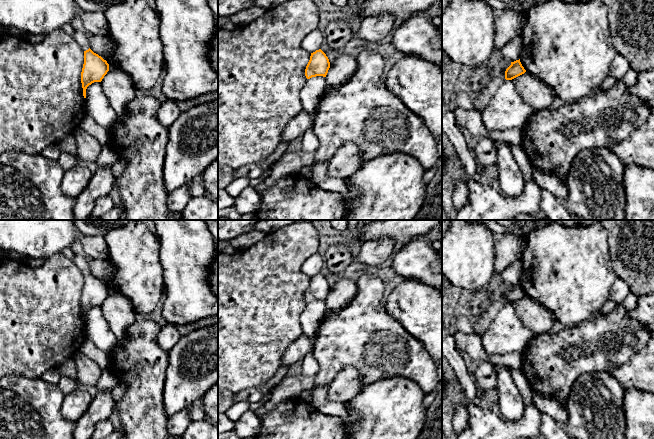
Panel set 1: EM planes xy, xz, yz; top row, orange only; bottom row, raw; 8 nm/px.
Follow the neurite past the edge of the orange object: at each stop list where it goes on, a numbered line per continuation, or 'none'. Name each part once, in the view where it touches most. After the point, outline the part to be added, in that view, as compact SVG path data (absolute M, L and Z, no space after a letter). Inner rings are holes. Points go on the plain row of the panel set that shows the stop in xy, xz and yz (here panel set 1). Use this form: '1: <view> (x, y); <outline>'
1: xy (81, 261); M75 255L72 261L76 264L76 266L81 270L83 275L86 275L90 272L90 265L88 263L88 259L83 255Z

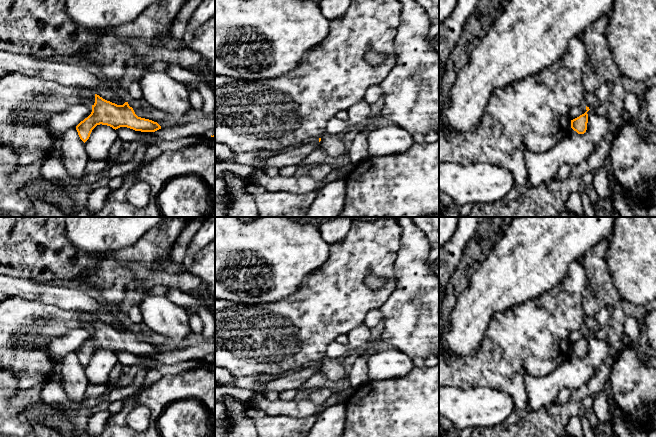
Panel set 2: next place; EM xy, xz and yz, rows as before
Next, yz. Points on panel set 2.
1: yz (591, 324); M586 317L584 329L587 330L590 334L595 334L600 330L600 326L595 317Z

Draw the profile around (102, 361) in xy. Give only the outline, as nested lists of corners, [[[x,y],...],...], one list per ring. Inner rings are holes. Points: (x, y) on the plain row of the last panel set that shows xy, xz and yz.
[[[97,349],[84,367],[89,383],[93,385],[107,384],[109,374],[117,363],[115,353],[107,349]]]

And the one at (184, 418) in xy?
[[[193,398],[170,404],[156,425],[161,437],[209,437],[211,434],[208,410]]]

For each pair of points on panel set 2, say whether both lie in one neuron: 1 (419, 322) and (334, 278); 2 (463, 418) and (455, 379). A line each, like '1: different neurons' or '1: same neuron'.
1: different neurons
2: different neurons

